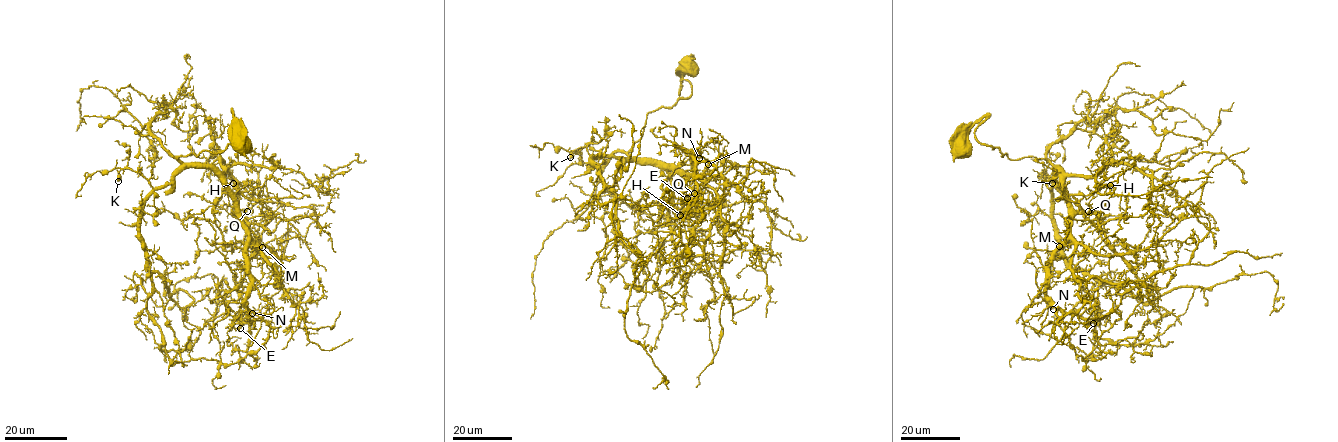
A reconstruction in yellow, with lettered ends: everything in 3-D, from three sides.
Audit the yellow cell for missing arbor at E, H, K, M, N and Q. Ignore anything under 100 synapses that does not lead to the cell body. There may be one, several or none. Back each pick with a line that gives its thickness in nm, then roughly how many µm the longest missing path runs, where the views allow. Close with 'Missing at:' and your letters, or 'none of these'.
Missing at: none of these

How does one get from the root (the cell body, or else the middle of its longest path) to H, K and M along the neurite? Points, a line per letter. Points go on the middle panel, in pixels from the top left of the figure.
H: (688, 64), (682, 83), (691, 95), (650, 112), (628, 153), (682, 175), (689, 198), (680, 215)
K: (688, 64), (682, 83), (690, 83), (691, 95), (647, 115), (630, 158), (588, 146), (570, 157)
M: (688, 64), (682, 83), (690, 83), (691, 95), (650, 112), (628, 154), (639, 164), (697, 177), (708, 164)

